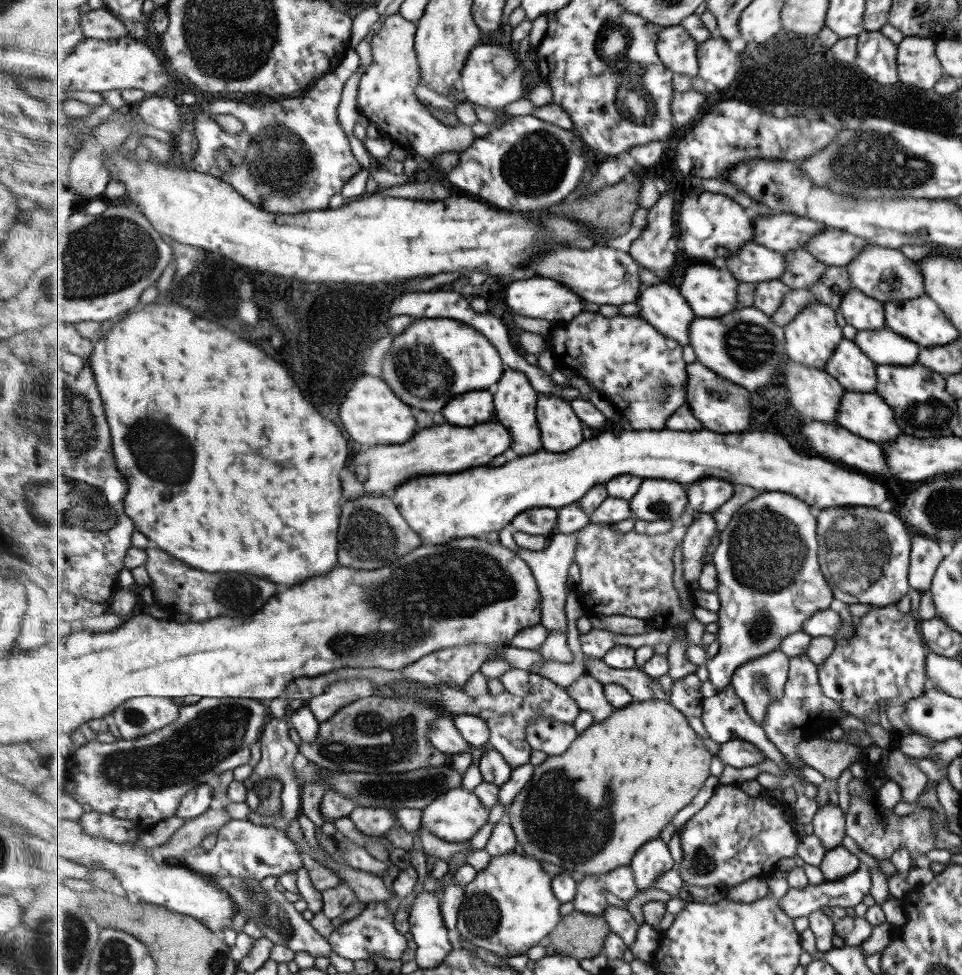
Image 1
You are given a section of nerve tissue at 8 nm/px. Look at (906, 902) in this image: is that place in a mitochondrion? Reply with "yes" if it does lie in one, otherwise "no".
no

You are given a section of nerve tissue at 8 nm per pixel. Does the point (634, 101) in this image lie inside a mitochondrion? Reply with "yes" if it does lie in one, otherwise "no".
yes

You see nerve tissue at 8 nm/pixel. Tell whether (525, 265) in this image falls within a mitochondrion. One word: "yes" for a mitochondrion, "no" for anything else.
no

